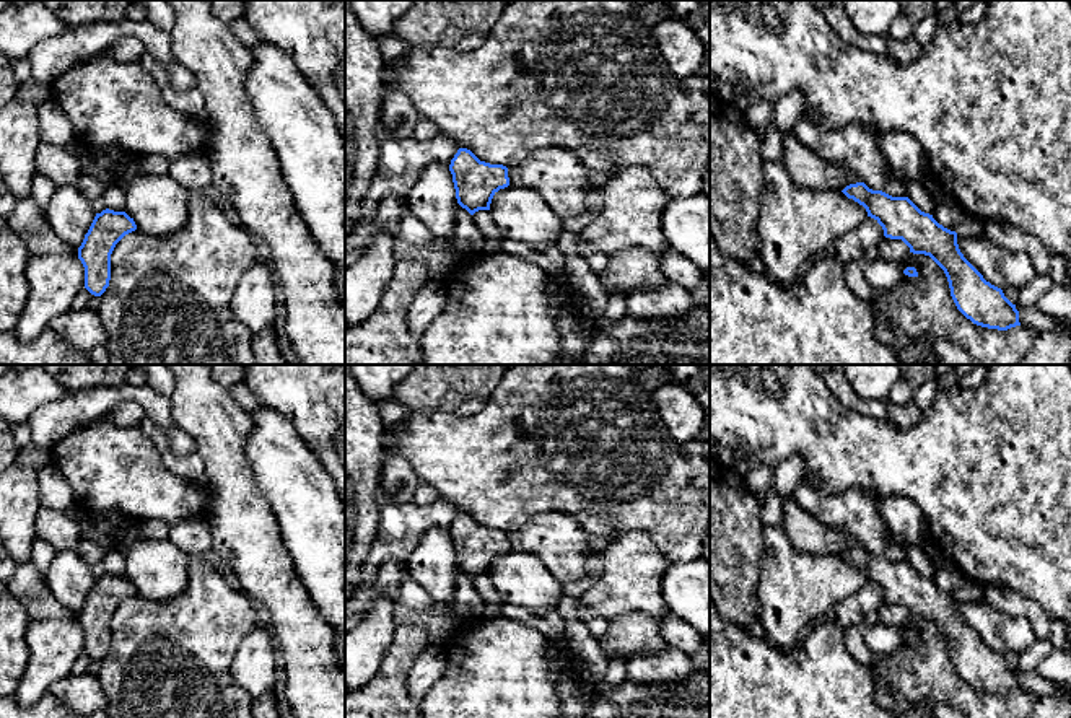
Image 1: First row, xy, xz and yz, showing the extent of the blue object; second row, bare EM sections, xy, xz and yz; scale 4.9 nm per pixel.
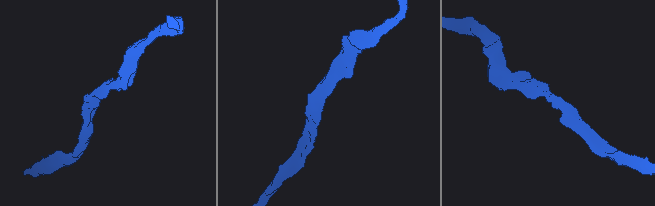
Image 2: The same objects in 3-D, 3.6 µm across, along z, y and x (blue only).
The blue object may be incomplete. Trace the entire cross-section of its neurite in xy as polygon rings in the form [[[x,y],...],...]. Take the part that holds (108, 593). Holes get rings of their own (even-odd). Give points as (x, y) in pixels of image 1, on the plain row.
[[[103,575],[96,578],[81,611],[78,624],[85,632],[85,653],[101,661],[111,645],[111,619],[116,609],[129,598],[135,596],[137,589],[125,576]]]

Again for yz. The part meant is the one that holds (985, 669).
[[[864,547],[850,549],[842,557],[866,573],[885,602],[902,604],[913,619],[929,620],[944,635],[957,674],[973,689],[998,695],[1021,690],[1016,669],[964,622],[955,596],[939,589],[908,562],[892,562]]]

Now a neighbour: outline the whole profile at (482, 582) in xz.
[[[479,575],[472,581],[483,599],[483,612],[480,619],[495,619],[498,615],[501,601],[490,583],[490,575]]]

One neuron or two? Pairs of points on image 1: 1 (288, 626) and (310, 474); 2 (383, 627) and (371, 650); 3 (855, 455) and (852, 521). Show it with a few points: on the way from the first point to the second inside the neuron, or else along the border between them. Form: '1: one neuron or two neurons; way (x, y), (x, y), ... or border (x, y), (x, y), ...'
1: two neurons; border (279, 536), (314, 604)
2: one neuron; way (378, 632), (371, 639), (371, 645)
3: two neurons; border (816, 484), (826, 492), (861, 489), (868, 495)

